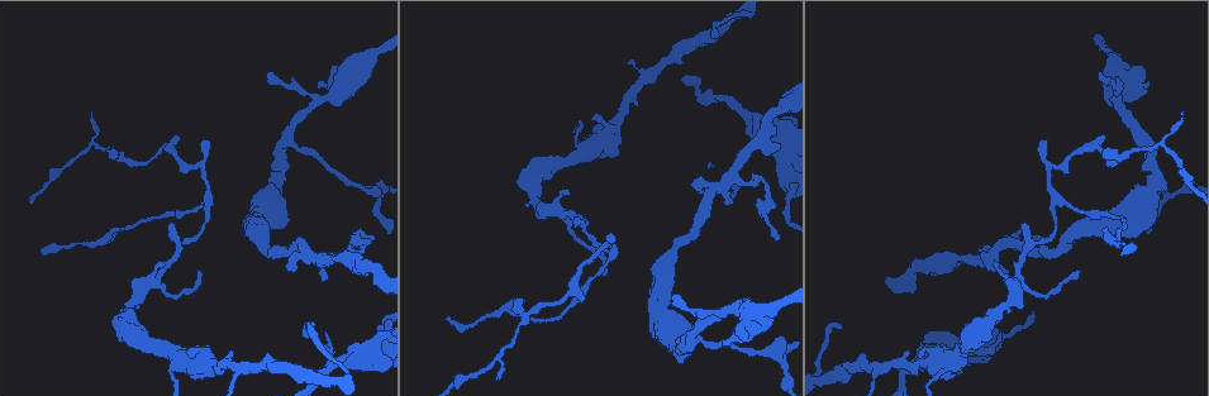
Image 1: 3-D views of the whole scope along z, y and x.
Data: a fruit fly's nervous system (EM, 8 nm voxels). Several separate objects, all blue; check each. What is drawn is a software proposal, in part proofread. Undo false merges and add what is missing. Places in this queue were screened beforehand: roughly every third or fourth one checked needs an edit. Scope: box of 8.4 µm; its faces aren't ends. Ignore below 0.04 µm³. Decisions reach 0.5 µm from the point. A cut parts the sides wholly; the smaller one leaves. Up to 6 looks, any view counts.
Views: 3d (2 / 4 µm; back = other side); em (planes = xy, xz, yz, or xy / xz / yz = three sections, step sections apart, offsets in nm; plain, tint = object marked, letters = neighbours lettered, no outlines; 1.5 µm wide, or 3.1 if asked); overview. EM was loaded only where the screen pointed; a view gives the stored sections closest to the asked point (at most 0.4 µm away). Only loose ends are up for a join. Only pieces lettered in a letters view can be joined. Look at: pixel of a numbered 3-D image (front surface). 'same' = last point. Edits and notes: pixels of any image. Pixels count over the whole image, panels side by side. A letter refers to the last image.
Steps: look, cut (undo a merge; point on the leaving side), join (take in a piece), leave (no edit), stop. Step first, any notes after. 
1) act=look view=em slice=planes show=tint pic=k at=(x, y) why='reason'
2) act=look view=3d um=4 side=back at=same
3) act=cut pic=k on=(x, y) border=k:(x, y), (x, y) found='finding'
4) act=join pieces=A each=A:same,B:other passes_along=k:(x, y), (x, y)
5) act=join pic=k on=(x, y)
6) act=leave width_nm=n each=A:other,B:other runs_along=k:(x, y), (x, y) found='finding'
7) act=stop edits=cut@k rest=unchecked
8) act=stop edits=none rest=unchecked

act=look view=em slice=xy step=8 show=letters pic=1 at=(270, 71) why='thin end'

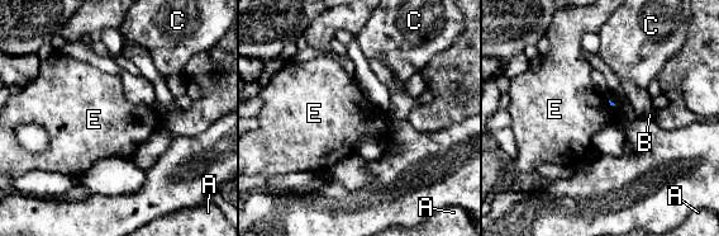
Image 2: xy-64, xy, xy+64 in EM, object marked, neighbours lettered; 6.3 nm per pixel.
act=look view=em slice=planes show=letters at=same

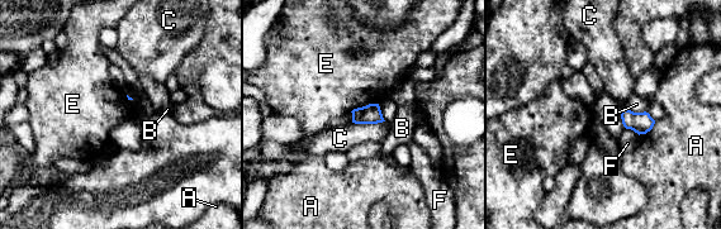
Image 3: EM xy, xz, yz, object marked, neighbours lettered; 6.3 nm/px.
act=leave longest_contact=C:200nm each=A:other,B:other,C:other,E:other,F:other border=3:(384, 120), (376, 123), (352, 123) found='none of them fits'

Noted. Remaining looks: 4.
act=look view=em slice=planes show=letters pic=1 at=(601, 115) why='branch stops here'

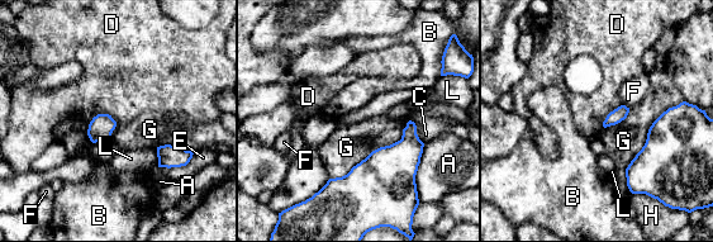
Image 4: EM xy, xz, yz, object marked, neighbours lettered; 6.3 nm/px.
act=leave longest_contact=G:650nm each=A:other,B:other,C:other,D:other,E:other,F:other,G:other,H:other,L:other border=4:(117, 122), (96, 114), (86, 132) found='no lettered piece goes on from it'

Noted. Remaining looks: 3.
act=look view=em slice=planes show=tint pic=1 at=(155, 282)

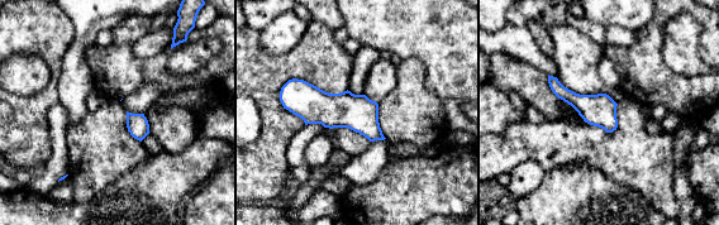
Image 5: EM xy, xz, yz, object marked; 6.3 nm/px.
act=look view=em slice=planes show=letters at=same why='see the neighbours'

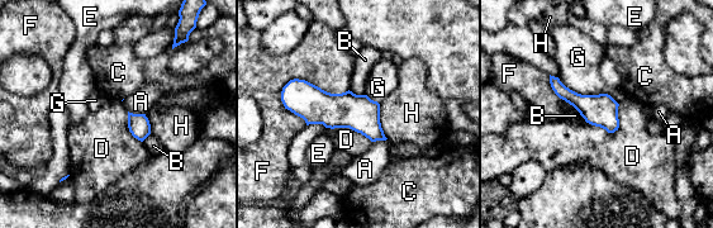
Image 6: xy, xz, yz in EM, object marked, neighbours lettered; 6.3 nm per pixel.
act=leave width_nm=200 each=A:other,B:other,C:other,D:other,E:other,F:other,G:other,H:other border=6:(569, 103), (585, 120) found='one neuron here'

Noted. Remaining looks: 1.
act=stop edits=none rest=unchecked

